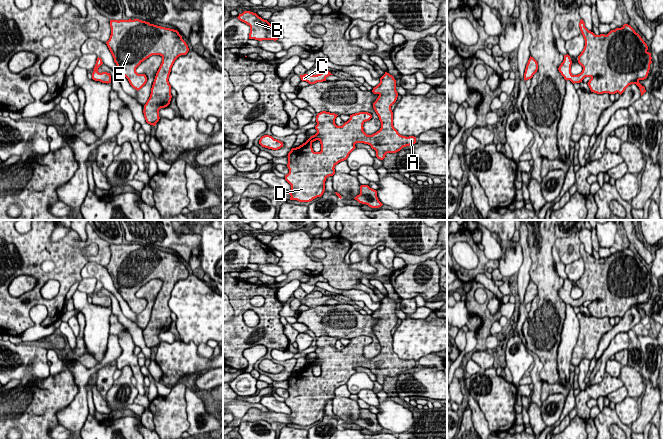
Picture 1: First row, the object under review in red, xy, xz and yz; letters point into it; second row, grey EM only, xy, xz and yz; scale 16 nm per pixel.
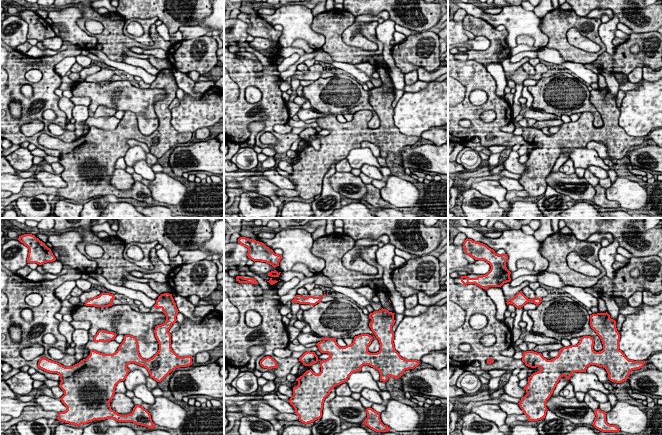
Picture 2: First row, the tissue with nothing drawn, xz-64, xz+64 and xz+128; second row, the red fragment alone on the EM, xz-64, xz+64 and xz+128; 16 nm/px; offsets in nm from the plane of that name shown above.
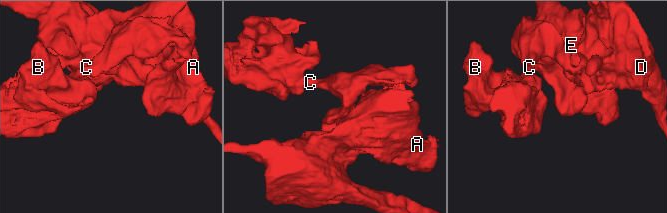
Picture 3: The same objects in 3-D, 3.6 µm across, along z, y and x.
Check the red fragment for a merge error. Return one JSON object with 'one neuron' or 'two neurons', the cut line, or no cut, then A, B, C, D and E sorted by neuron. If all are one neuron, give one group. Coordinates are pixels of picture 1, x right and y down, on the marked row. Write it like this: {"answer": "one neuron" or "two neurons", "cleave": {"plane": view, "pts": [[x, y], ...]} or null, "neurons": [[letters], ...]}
{"answer": "one neuron", "cleave": null, "neurons": [["A", "B", "C", "D", "E"]]}

